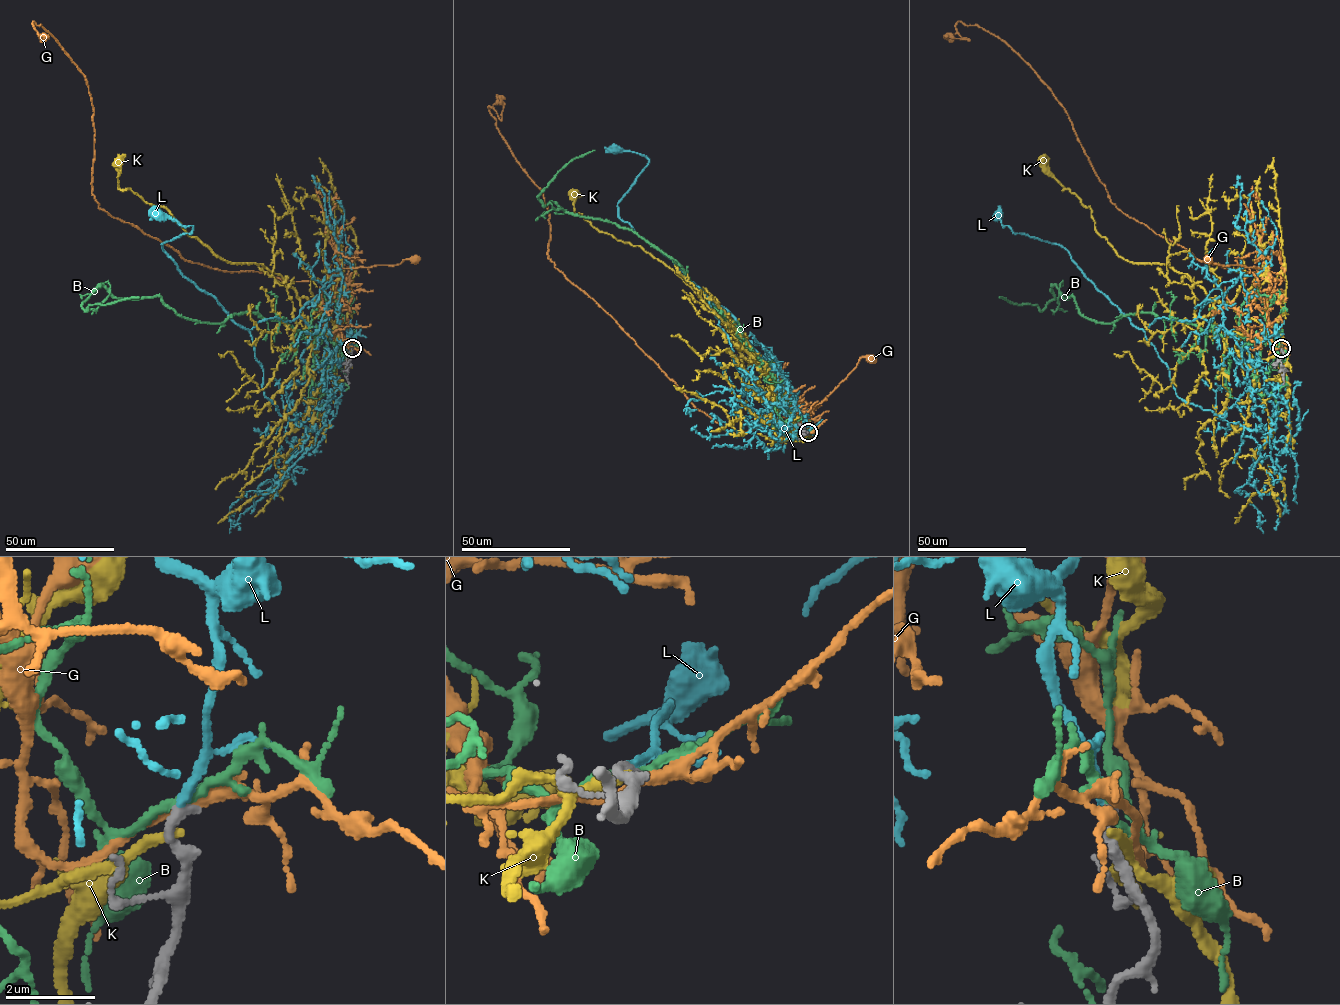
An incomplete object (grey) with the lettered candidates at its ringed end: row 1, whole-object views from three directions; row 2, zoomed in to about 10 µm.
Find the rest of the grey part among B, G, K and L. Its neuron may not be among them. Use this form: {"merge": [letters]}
{"merge": ["L"]}

